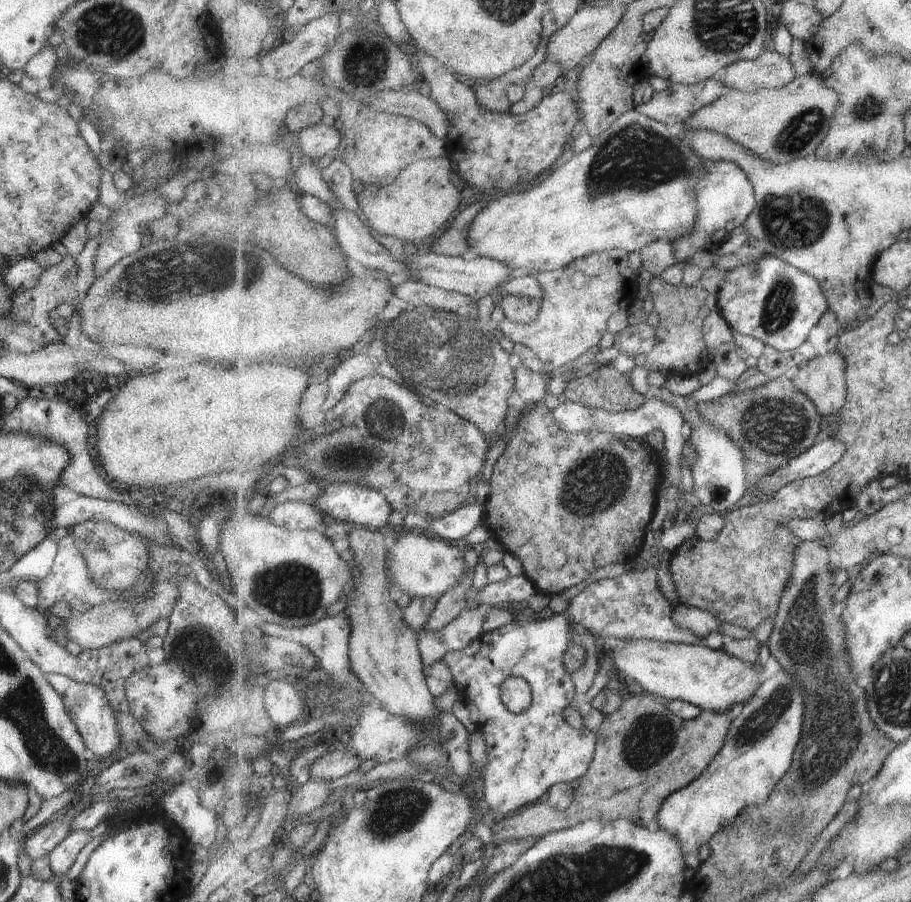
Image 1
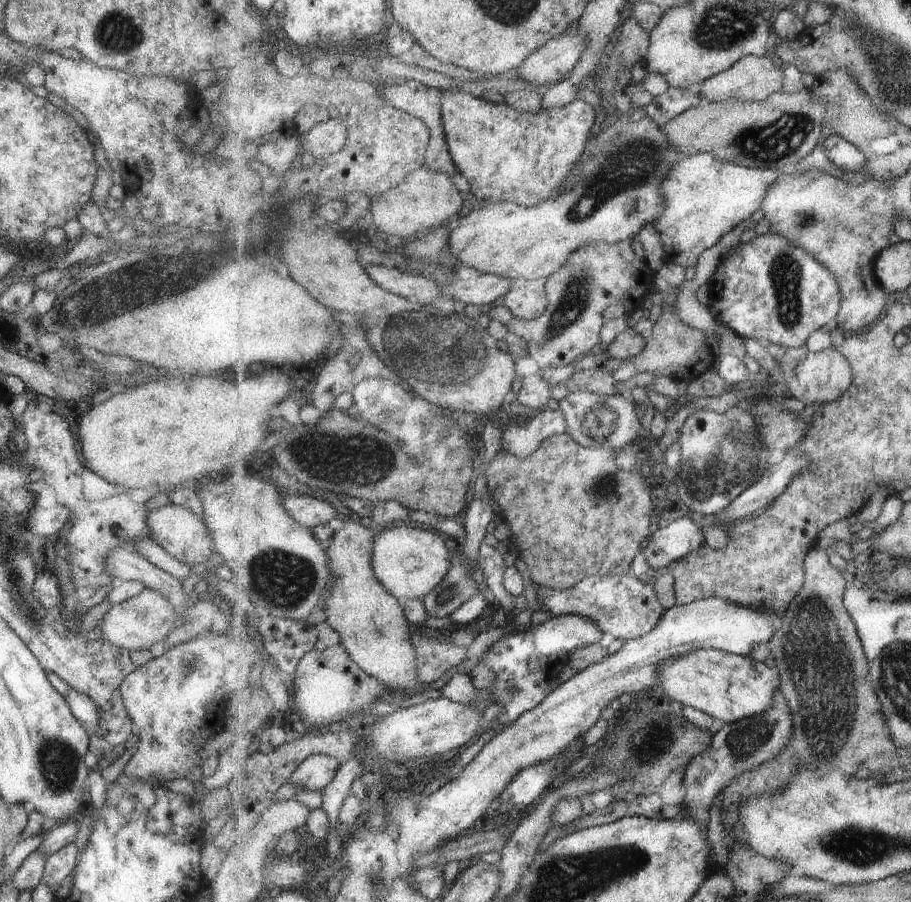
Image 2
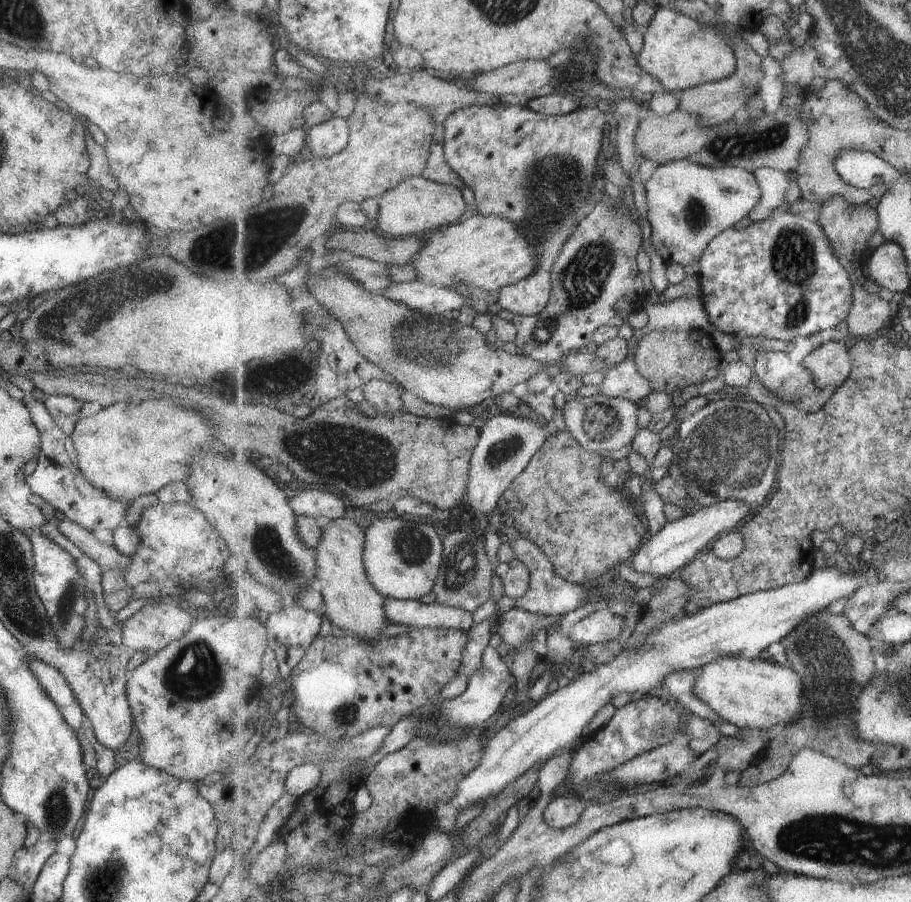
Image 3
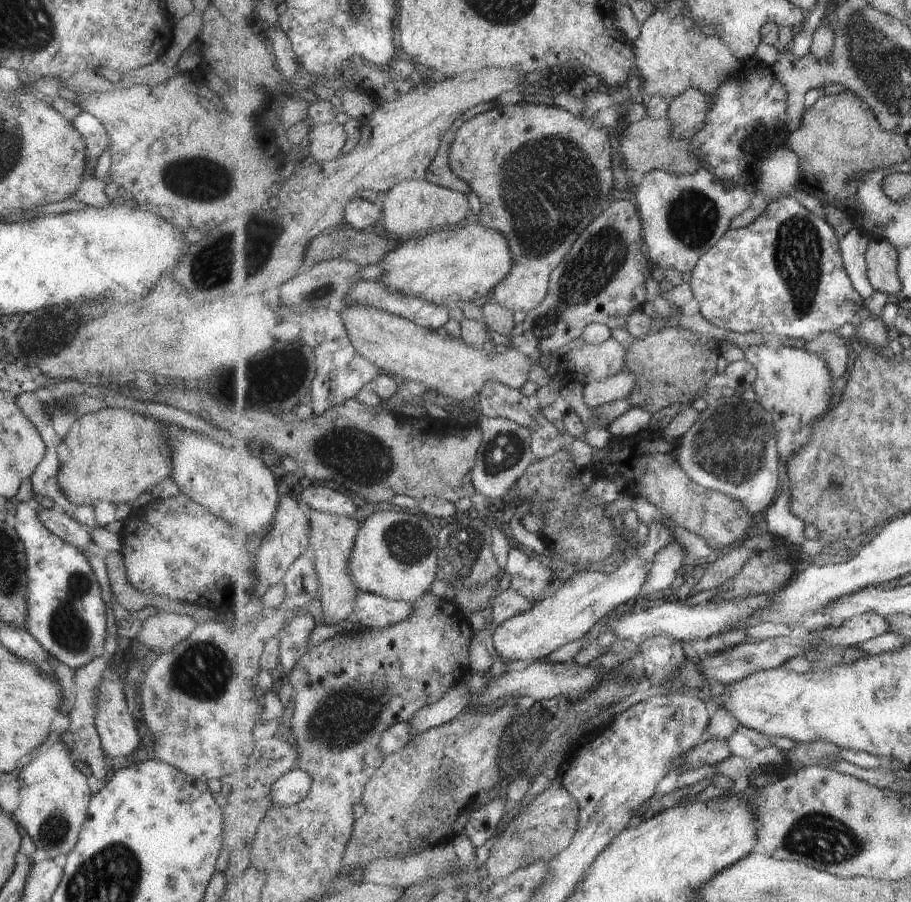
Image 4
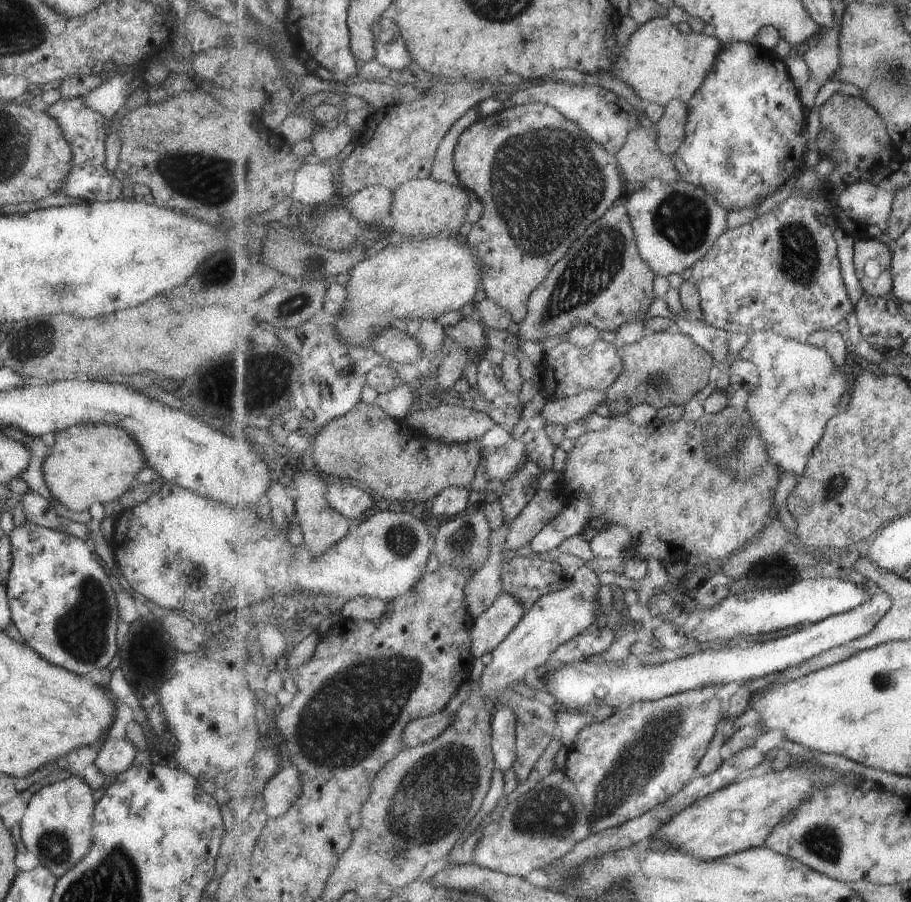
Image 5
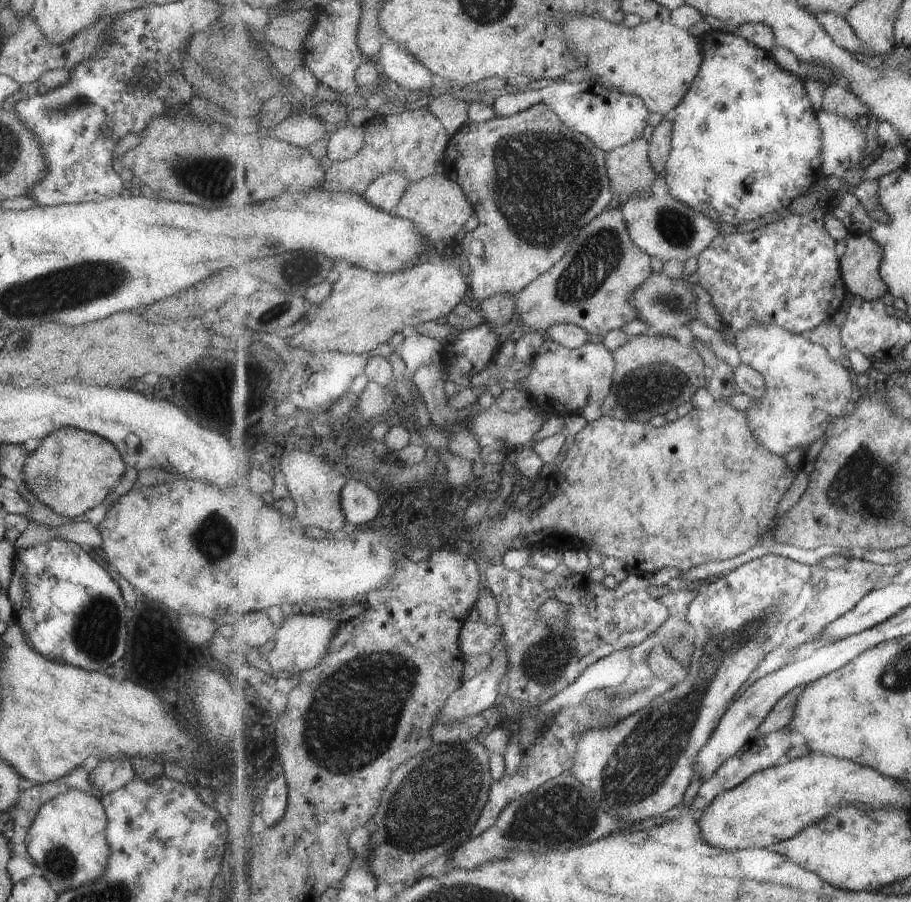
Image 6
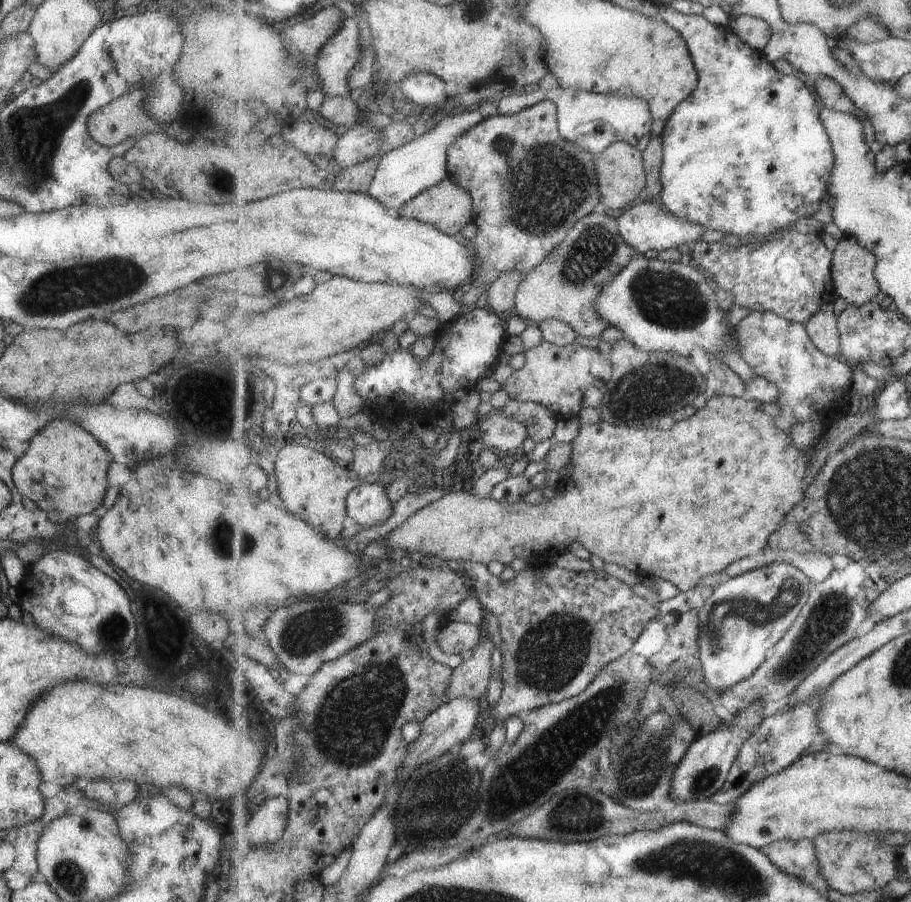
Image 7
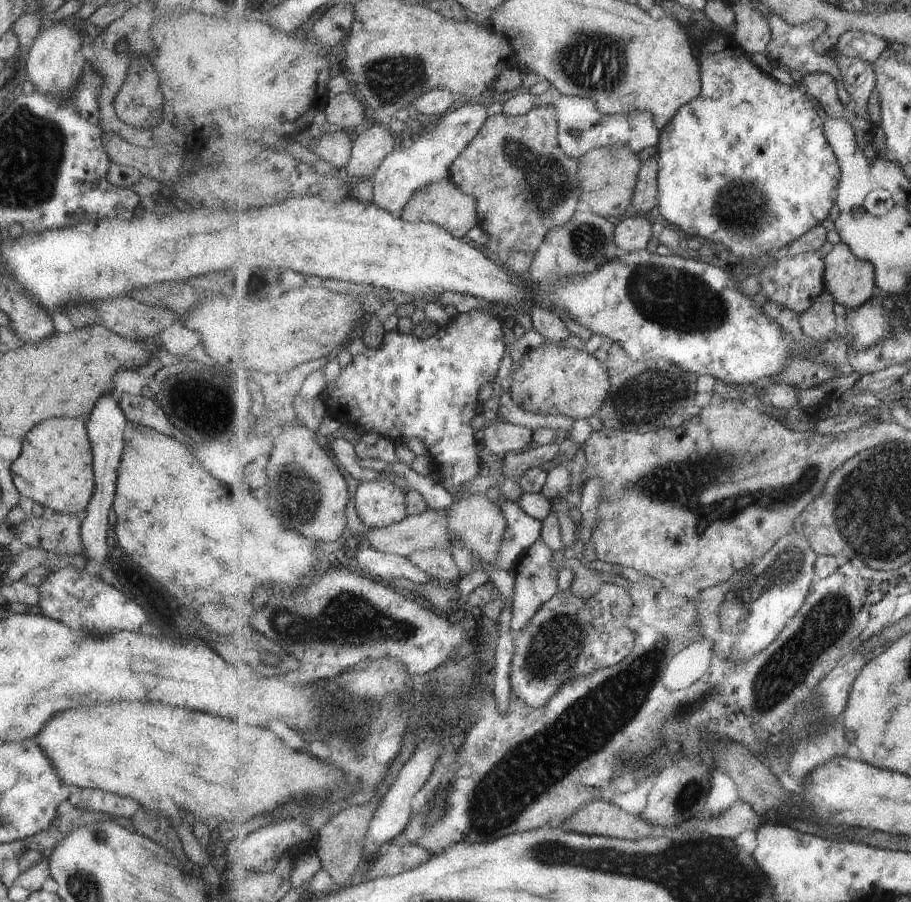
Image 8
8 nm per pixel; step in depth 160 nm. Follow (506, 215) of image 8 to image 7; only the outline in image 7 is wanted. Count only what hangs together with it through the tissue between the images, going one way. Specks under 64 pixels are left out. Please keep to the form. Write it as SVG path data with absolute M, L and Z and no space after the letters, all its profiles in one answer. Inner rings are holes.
M551 101L540 102L519 114L489 117L459 137L448 154L449 178L469 191L474 202L473 221L478 226L478 235L473 240L477 262L475 282L467 287L466 292L459 293L459 296L463 294L459 298L461 304L477 302L483 288L476 288L475 283L491 286L500 274L513 269L526 276L547 260L555 246L567 238L567 232L581 218L591 213L607 212L600 199L594 156L577 143L563 138L558 123L558 106Z

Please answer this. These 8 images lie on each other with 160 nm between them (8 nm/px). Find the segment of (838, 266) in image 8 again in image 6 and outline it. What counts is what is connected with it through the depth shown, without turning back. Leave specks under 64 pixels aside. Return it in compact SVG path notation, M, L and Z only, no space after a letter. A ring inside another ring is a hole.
M848 233L846 251L840 258L841 275L853 296L869 302L889 292L880 270L885 256L883 246L870 235Z

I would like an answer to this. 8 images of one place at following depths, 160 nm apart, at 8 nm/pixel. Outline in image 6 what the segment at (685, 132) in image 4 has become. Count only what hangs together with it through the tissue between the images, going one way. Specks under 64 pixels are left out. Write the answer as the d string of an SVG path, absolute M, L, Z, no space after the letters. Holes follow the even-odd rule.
M665 116L661 124L654 128L654 134L649 145L649 161L657 173L662 176L673 149L674 126L671 116Z

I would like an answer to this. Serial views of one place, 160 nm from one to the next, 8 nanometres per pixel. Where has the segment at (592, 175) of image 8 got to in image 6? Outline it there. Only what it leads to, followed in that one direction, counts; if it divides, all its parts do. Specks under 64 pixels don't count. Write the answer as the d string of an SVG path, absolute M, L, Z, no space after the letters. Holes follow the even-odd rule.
M637 138L634 142L607 153L607 171L613 184L615 197L618 197L619 202L639 192L651 191L653 181L662 176L649 161L649 145L650 143L647 143L644 138Z

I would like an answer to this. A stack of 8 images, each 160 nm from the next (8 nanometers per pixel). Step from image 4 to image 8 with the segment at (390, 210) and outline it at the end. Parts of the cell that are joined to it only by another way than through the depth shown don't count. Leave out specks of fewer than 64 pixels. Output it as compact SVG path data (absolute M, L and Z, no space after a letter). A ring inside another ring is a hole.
M447 178L414 192L401 212L401 218L412 223L432 222L463 238L473 226L478 225L478 204L474 196L465 194L451 178Z

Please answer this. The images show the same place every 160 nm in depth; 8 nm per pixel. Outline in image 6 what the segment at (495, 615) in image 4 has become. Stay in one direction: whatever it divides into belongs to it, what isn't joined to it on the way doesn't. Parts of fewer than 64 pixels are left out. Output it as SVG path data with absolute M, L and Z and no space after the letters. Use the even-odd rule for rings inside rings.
M482 620L477 622L467 621L460 630L460 647L466 655L484 655L489 654L495 646L495 642L501 639L505 647L503 635L500 634L502 629L495 625L488 625Z

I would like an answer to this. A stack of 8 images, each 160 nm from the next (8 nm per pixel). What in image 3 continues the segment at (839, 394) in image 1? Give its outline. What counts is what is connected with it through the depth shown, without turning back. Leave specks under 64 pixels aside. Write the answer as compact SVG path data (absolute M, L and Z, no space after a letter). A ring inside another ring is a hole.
M829 339L811 354L803 358L802 365L813 375L814 384L820 390L833 386L839 388L852 373L852 361L849 350L842 341Z

